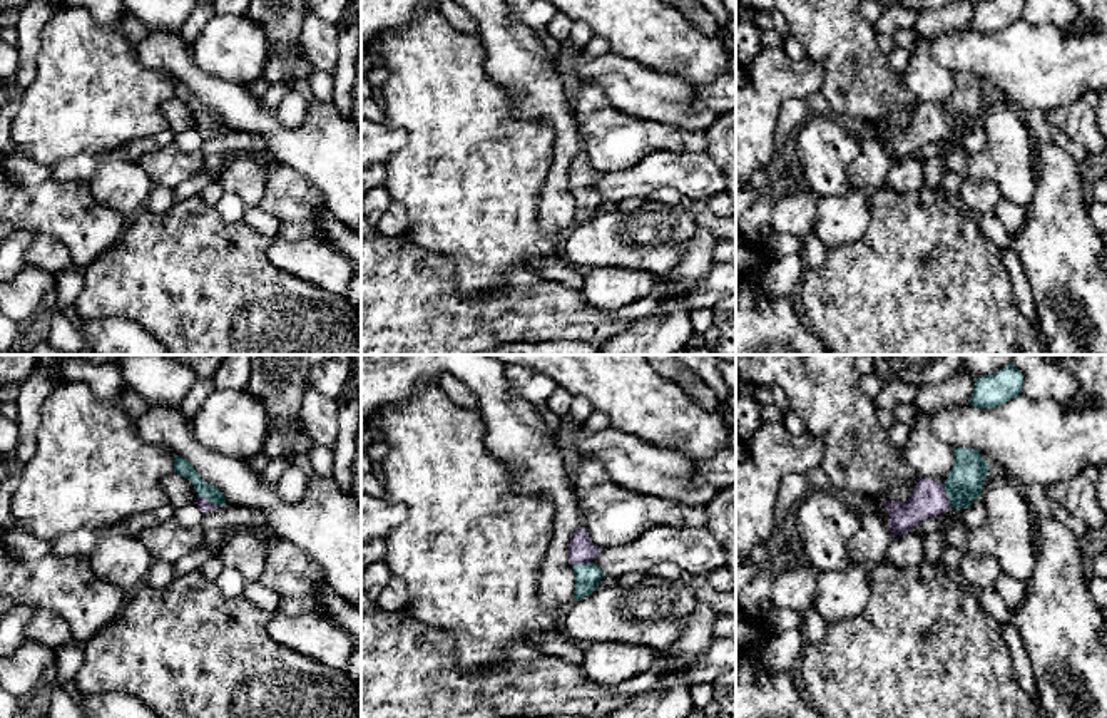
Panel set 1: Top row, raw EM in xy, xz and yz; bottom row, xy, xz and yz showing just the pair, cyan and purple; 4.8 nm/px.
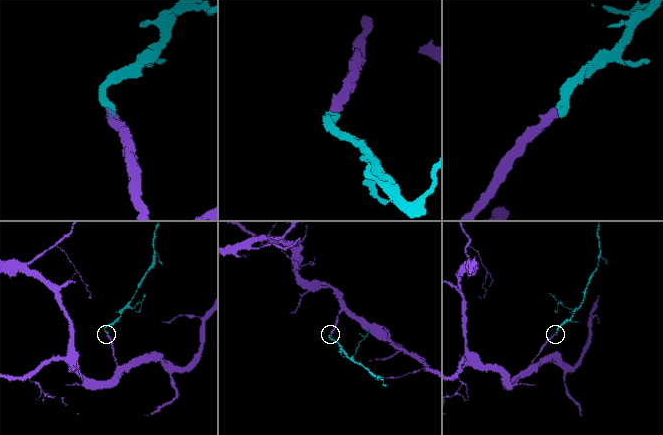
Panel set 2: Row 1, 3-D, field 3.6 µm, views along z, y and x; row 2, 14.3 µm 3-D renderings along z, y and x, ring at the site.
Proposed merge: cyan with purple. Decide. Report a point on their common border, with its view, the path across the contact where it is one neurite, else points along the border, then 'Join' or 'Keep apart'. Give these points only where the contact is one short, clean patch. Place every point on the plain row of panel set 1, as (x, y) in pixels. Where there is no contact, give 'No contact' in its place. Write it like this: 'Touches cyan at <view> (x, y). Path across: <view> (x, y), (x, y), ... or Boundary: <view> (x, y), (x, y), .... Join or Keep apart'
Touches cyan at xy (211, 128). Path across: xy (181, 91), (208, 119), (211, 128), (204, 129). Join

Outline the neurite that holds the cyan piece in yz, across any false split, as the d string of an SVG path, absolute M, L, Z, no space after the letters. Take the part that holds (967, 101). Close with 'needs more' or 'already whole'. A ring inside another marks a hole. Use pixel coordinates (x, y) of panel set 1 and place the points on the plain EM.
M953 74L955 85L945 107L918 104L906 127L886 126L883 131L890 139L890 161L896 162L913 154L928 142L953 134L967 134L980 122L988 89L973 74Z | needs more

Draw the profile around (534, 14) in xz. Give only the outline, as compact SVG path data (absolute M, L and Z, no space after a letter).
M505 0L512 17L533 32L547 28L557 15L557 8L548 0Z

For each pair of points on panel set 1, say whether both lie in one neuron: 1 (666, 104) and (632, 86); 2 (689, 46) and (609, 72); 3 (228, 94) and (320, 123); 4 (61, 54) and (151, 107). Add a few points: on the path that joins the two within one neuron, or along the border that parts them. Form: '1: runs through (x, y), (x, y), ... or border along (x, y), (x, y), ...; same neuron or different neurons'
1: runs through (658, 96), (641, 92); same neuron
2: border along (611, 52), (673, 77); different neurons
3: runs through (251, 116), (265, 123), (276, 134), (296, 134); same neuron
4: runs through (82, 76), (106, 99), (129, 104); same neuron

